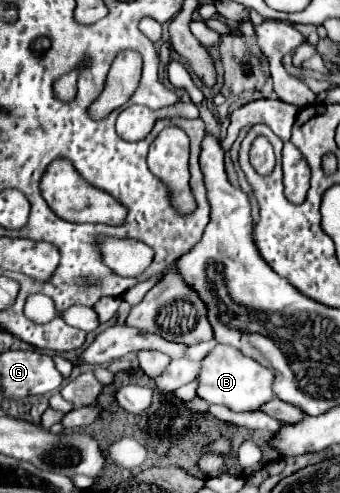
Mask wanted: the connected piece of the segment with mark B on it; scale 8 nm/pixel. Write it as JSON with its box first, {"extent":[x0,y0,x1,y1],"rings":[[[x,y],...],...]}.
{"extent":[196,344,272,410],"rings":[[[218,344],[204,360],[202,368],[198,372],[198,388],[196,394],[198,398],[206,400],[208,404],[224,404],[232,410],[258,410],[266,400],[272,400],[272,372],[270,368],[264,368],[256,360],[244,356],[236,348],[222,346]]]}

